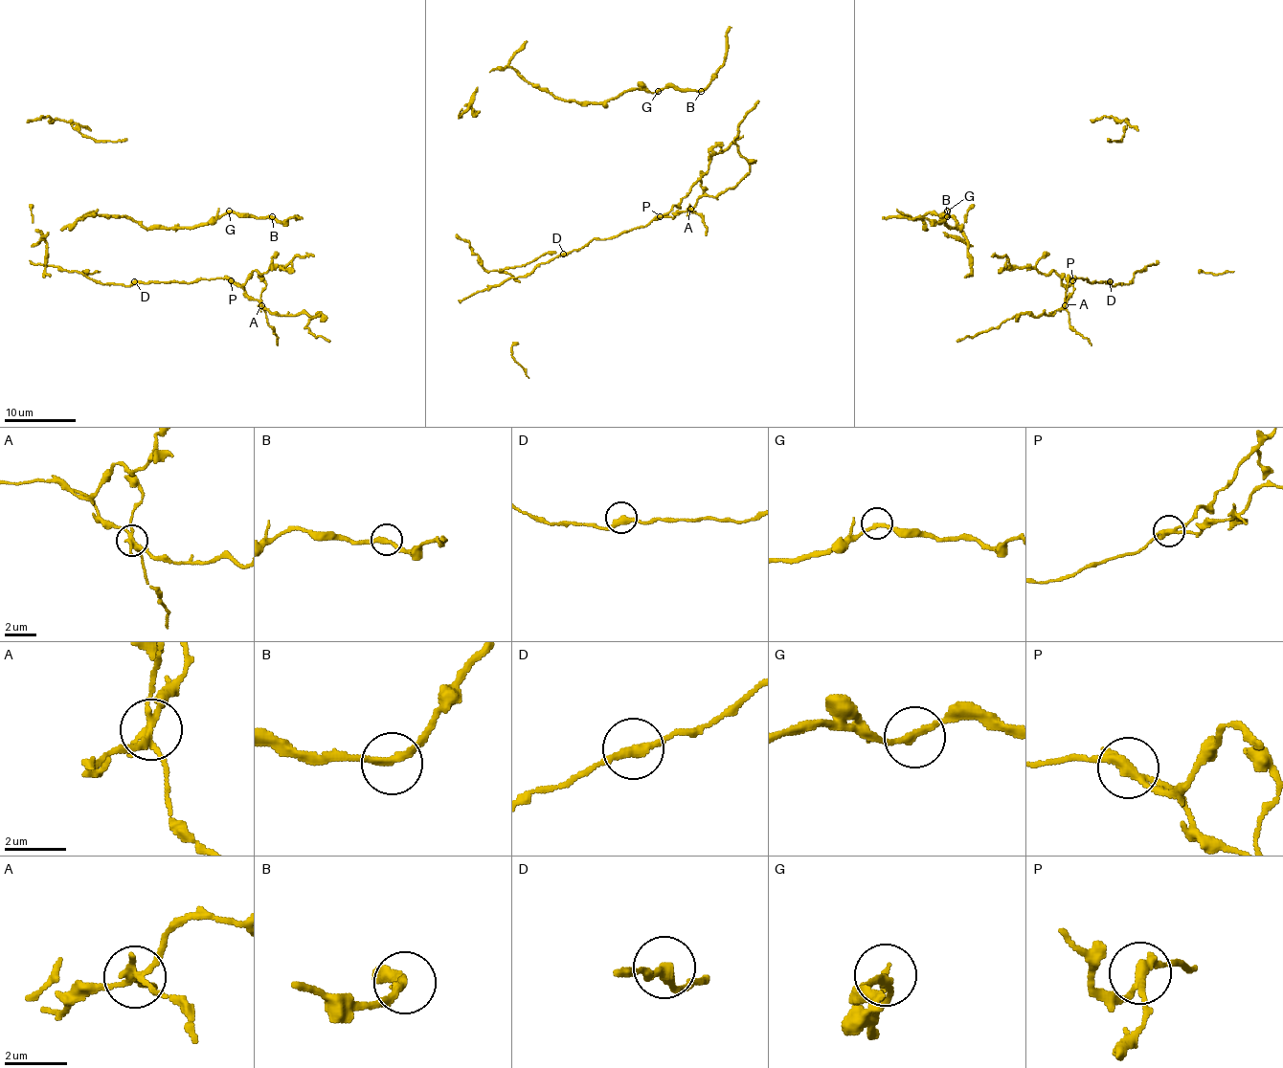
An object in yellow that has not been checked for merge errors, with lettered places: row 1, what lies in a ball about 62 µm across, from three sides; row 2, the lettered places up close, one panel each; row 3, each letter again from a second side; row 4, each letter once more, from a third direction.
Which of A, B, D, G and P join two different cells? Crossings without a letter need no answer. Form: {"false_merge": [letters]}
{"false_merge": ["A", "P"]}

